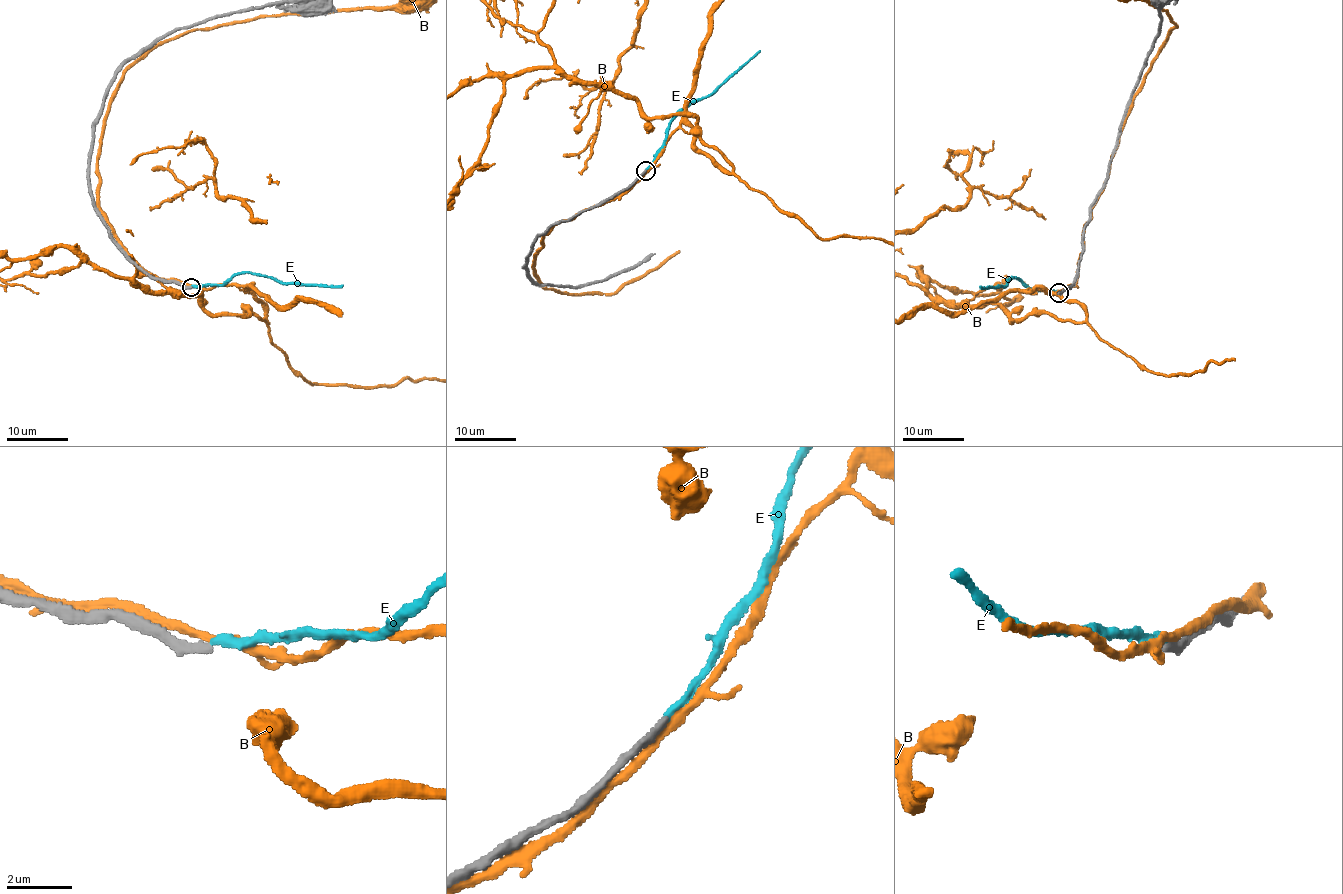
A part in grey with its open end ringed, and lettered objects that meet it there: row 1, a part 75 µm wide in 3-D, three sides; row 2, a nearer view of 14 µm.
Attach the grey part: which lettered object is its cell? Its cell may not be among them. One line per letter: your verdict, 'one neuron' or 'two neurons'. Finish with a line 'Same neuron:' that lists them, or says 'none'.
B: two neurons
E: two neurons
Same neuron: none

